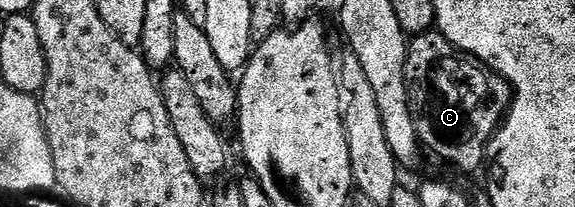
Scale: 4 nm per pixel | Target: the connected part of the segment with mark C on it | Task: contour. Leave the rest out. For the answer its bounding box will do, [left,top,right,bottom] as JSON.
[406,32,512,170]

